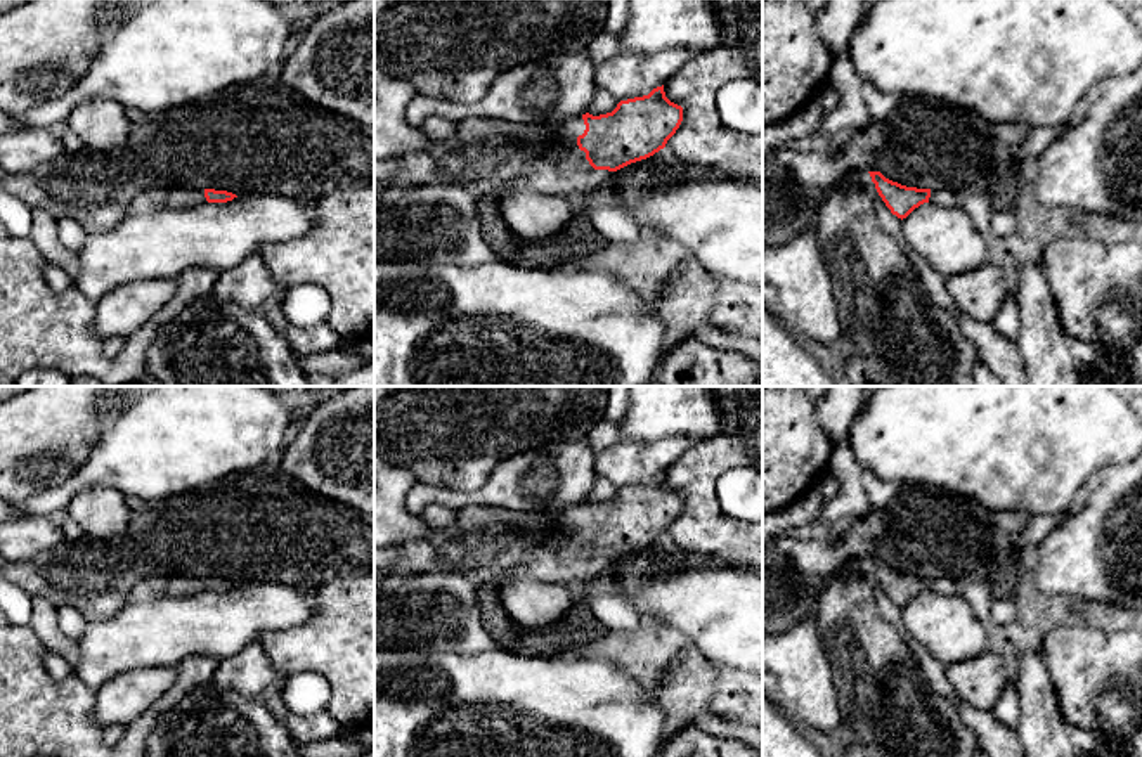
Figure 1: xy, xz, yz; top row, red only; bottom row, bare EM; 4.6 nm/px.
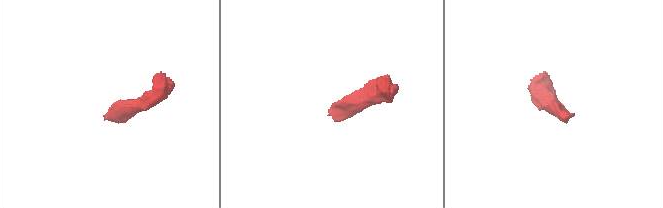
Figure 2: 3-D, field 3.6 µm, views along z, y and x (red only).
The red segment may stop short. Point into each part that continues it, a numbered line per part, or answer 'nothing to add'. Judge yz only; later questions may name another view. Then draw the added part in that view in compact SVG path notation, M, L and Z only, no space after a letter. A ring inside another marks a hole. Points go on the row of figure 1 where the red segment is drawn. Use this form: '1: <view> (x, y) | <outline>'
1: yz (945, 198) | M931 189L929 203L941 208L955 208L962 203L962 194L950 189Z

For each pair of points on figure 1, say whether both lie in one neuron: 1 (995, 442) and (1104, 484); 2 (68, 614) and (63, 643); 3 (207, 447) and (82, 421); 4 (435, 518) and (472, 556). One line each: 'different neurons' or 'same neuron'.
1: different neurons
2: different neurons
3: different neurons
4: different neurons

